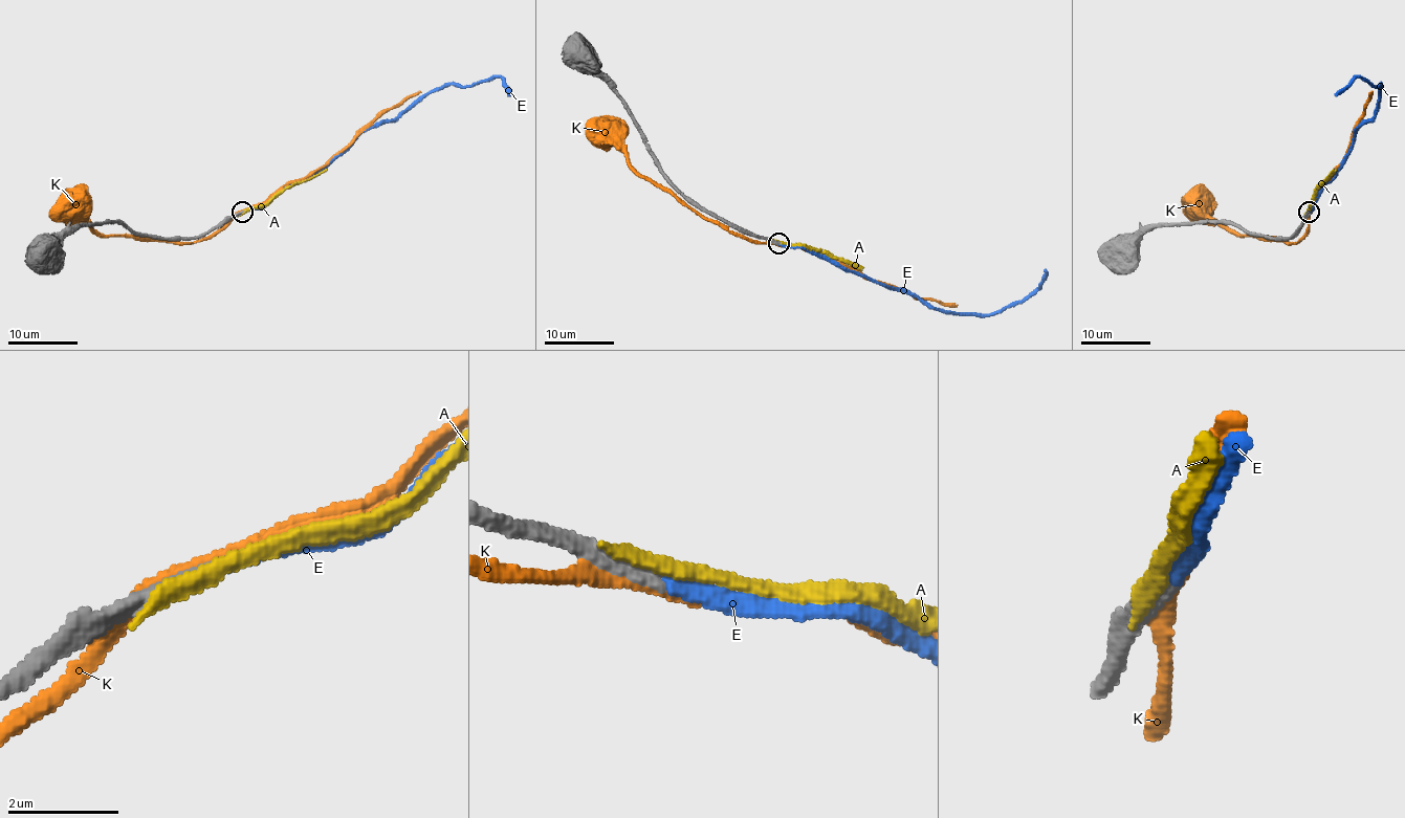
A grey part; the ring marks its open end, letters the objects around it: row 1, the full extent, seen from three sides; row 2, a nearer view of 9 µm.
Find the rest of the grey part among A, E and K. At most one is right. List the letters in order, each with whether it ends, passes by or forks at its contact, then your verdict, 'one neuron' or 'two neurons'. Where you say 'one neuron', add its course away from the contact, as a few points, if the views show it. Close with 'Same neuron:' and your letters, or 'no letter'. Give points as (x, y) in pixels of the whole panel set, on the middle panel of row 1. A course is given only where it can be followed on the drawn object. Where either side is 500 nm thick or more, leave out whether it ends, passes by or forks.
A: it ends; two neurons
E: it ends; one neuron; course (778, 243), (805, 246), (940, 310), (973, 314), (997, 314), (1022, 304), (1046, 268)
K: it passes by; two neurons
Same neuron: E

